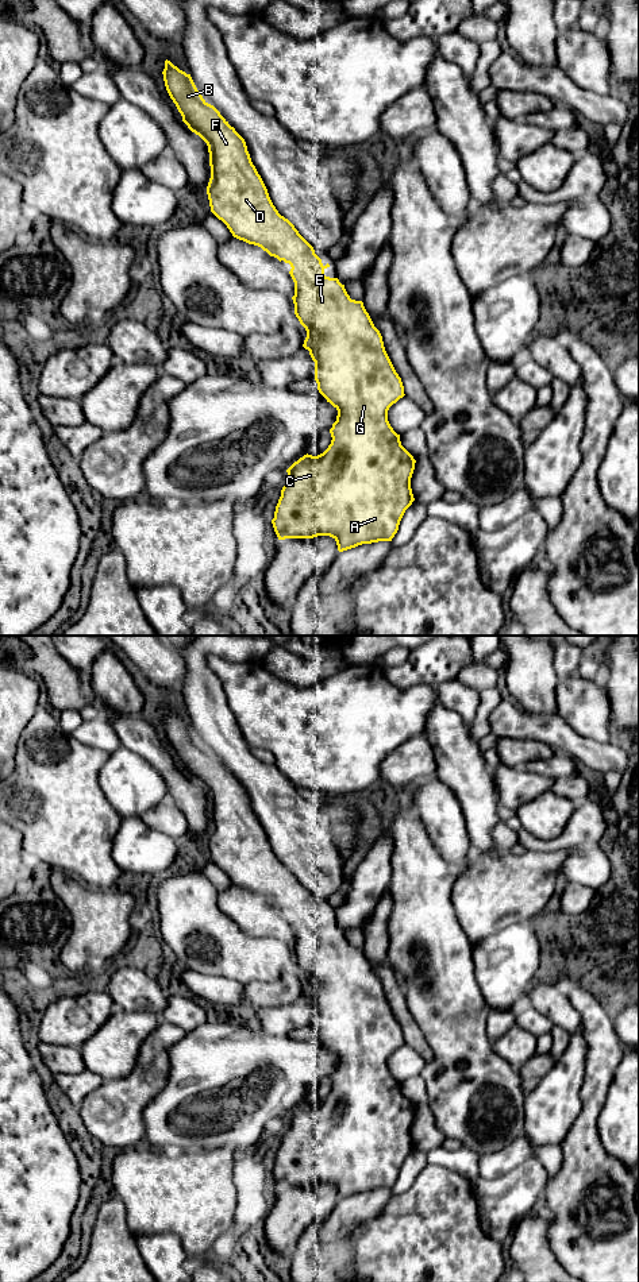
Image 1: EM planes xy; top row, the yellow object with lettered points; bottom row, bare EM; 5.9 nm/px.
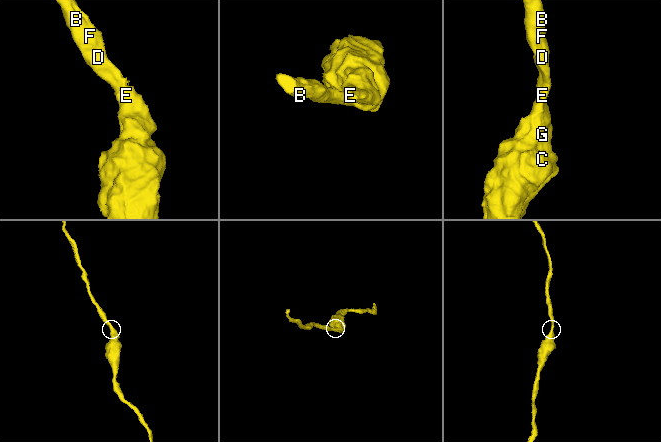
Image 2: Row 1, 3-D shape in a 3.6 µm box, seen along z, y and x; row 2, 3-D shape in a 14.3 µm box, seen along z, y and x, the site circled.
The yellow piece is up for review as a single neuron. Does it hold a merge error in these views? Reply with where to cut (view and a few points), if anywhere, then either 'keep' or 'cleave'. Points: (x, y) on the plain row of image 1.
cut none; keep

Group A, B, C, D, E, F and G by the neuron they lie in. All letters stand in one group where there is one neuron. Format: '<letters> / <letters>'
A B C D E F G

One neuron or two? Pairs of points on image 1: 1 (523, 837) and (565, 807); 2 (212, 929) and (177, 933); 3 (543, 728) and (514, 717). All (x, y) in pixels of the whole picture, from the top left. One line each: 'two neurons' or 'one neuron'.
1: two neurons
2: one neuron
3: one neuron

